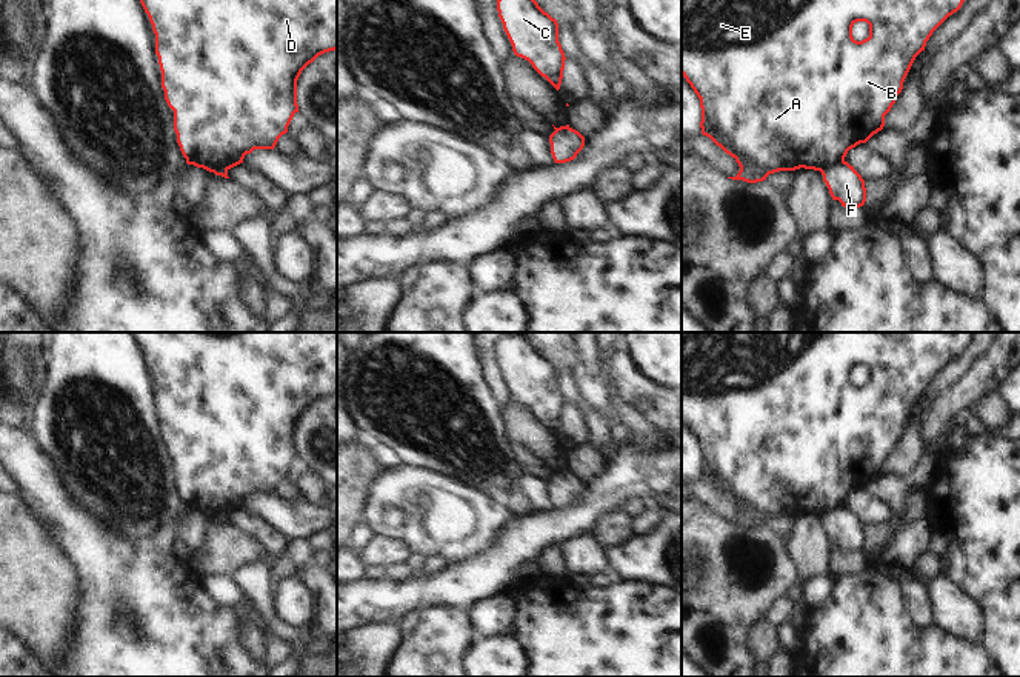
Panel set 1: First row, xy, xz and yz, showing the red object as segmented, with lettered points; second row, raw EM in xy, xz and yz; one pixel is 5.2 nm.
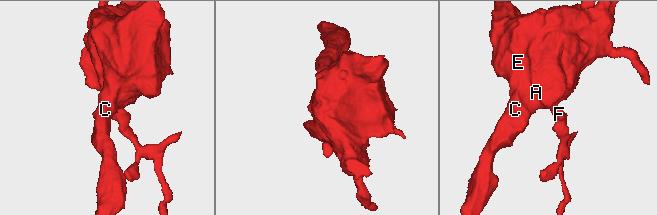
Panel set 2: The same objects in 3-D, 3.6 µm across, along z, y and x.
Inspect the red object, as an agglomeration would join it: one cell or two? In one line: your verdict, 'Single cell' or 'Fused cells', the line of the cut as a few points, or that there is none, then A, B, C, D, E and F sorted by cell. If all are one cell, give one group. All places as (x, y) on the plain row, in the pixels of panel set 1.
Fused cells. Split along yz (843, 503), (820, 516). Groups: A B C D E / F

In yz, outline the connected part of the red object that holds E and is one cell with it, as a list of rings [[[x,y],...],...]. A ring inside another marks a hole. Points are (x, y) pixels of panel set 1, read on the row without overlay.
[[[682,332],[682,420],[700,443],[702,479],[734,502],[740,511],[738,519],[728,523],[757,528],[778,515],[805,512],[822,517],[845,505],[849,494],[866,488],[883,474],[885,460],[902,437],[915,402],[925,395],[932,377],[962,352],[969,335],[971,332]],[[857,366],[869,369],[869,382],[862,386],[852,382],[852,371]]]

